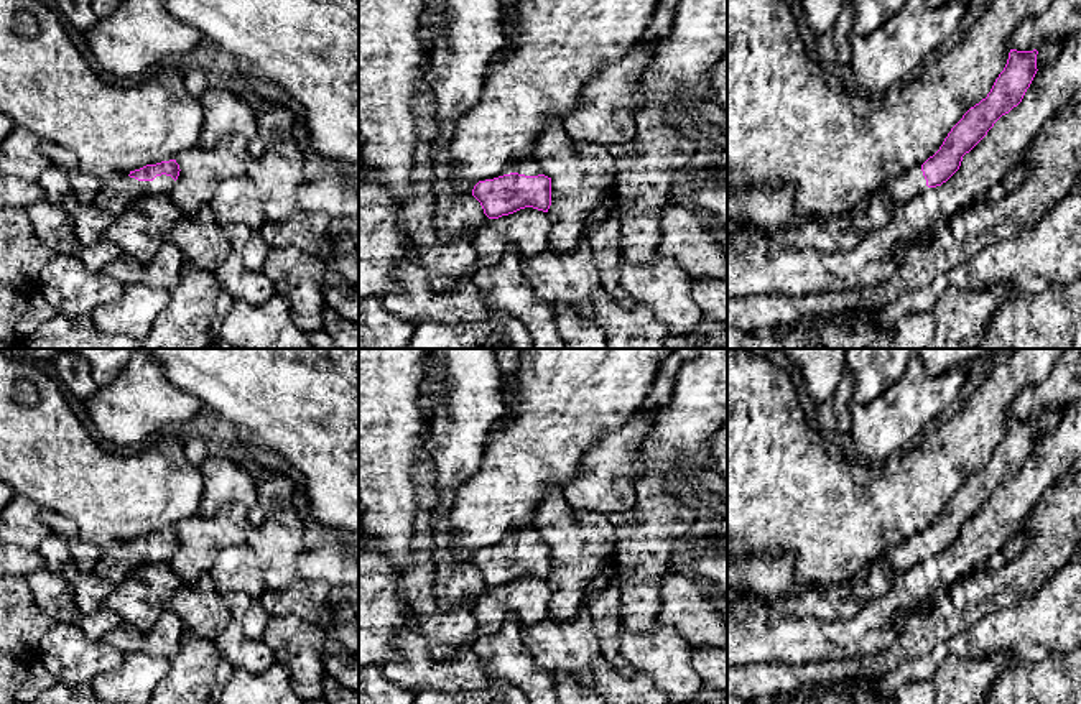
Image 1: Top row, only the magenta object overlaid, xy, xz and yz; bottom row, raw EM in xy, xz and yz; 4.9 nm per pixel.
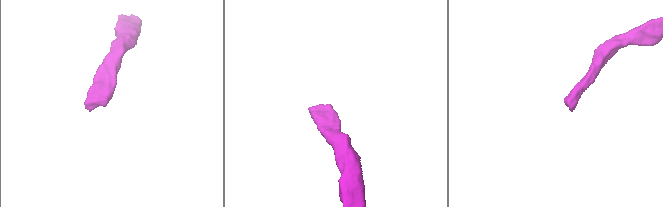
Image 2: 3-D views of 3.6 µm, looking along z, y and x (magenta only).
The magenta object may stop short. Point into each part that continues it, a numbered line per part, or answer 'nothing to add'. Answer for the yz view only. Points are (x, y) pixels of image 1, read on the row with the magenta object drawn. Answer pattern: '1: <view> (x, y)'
1: yz (910, 185)

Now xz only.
1: xz (528, 166)

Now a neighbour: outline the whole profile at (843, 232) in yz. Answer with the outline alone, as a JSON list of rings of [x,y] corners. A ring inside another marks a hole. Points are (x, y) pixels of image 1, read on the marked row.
[[[887,184],[862,197],[856,207],[829,219],[810,217],[803,227],[785,227],[763,232],[773,242],[791,248],[818,248],[849,252],[862,237],[885,225],[897,207],[887,192]]]

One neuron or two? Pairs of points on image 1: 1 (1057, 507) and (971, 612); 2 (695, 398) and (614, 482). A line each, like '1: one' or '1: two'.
1: one
2: two

